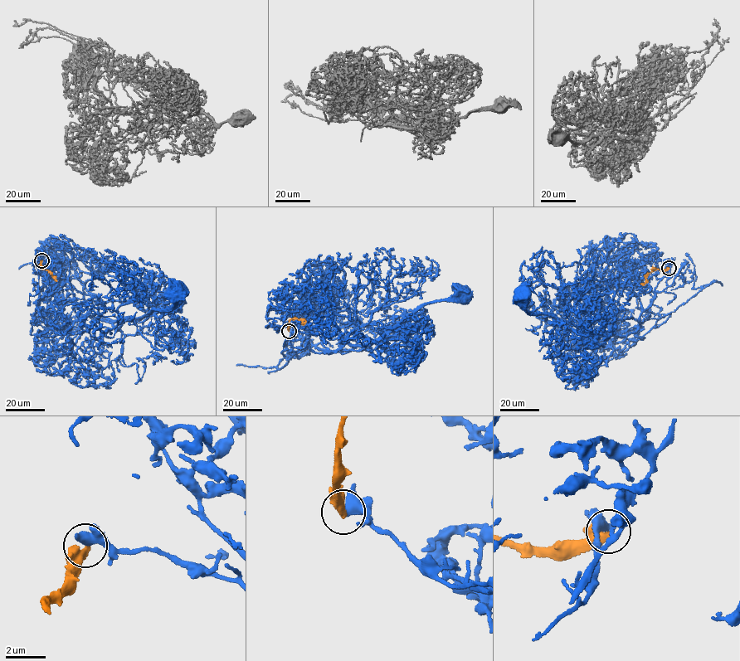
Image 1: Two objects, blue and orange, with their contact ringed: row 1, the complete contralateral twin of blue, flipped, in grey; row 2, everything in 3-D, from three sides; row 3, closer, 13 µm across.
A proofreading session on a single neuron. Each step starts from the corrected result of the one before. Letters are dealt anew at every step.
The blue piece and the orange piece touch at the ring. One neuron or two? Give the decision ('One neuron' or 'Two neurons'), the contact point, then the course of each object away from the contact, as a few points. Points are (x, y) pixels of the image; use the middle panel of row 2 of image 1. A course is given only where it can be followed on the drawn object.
Two neurons. Place: (289, 331). Course of blue: (289, 331), (328, 353), (324, 352), (336, 352), (347, 342), (374, 343), (425, 304), (464, 300), (465, 295). Course of orange: (289, 331), (290, 319), (302, 320), (303, 323), (306, 321)

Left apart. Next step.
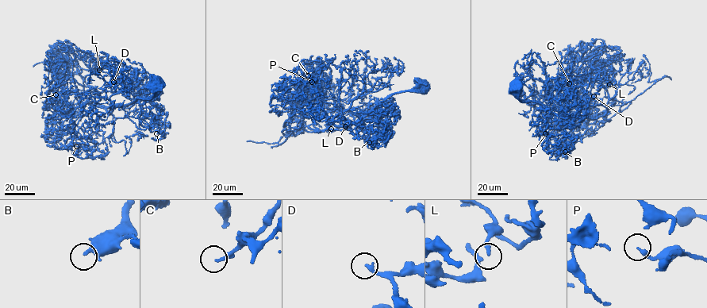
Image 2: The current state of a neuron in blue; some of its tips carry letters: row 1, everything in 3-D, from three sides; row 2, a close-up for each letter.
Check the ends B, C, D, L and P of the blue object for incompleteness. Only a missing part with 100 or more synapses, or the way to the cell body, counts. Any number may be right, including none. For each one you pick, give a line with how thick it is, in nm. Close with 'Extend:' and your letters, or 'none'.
D: 220 nm thick
Extend: D

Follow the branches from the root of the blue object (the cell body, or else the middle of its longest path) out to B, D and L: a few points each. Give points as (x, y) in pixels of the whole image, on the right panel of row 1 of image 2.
B: (514, 89), (520, 101), (585, 116), (563, 129), (571, 148), (565, 152)
D: (514, 89), (520, 101), (593, 118), (607, 109), (593, 106), (593, 96)
L: (514, 89), (520, 101), (593, 118), (605, 113), (618, 89), (612, 78), (601, 81), (615, 82), (609, 84)

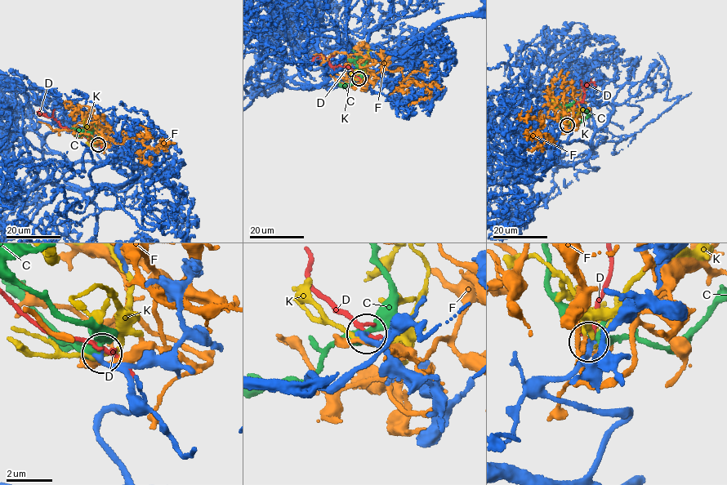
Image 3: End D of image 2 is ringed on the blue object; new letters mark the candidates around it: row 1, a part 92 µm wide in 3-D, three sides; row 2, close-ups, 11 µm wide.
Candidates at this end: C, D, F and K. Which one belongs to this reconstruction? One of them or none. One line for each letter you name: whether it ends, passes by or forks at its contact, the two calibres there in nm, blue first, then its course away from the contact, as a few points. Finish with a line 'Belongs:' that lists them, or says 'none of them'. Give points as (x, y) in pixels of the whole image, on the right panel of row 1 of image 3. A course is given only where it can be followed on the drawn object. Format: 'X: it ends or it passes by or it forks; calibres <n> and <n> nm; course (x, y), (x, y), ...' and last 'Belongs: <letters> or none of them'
C: it forks; calibres 260 and 320 nm; course (567, 126), (562, 120), (562, 109), (573, 104), (573, 100)
Belongs: C

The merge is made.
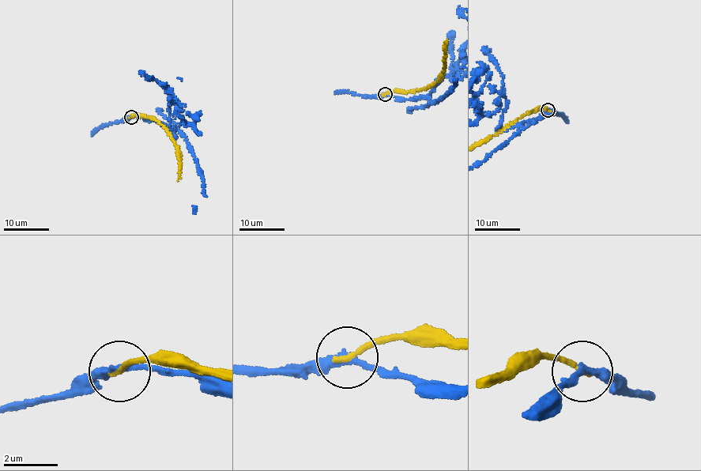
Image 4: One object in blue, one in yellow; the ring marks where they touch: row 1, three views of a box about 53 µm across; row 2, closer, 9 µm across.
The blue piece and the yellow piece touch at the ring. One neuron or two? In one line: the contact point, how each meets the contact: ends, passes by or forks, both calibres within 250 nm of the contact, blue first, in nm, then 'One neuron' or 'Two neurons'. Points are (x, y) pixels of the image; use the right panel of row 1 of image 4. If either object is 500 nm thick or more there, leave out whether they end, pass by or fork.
Place: (548, 110). At the ring blue passes by. At the ring yellow ends. Thickness 220 nm (blue) against 220 nm. Two neurons

